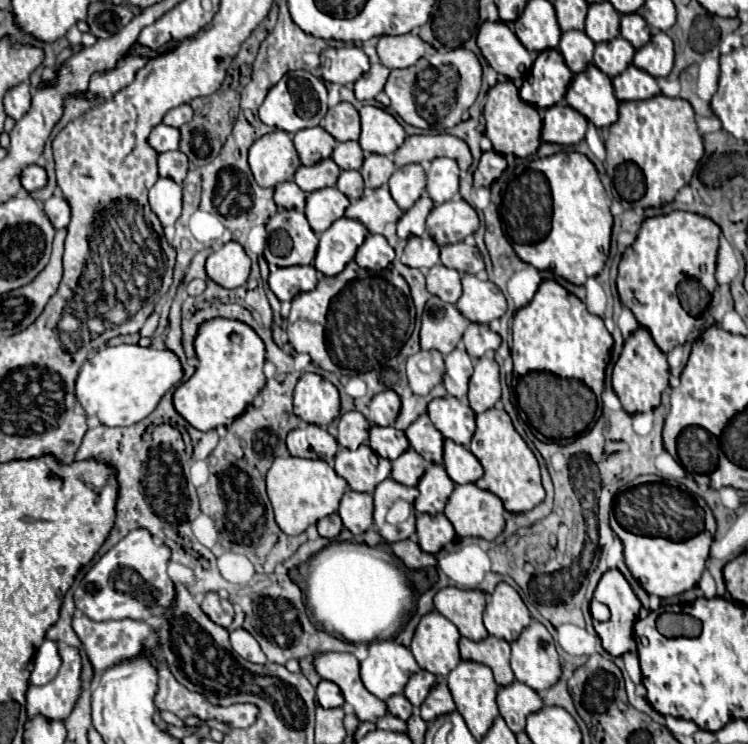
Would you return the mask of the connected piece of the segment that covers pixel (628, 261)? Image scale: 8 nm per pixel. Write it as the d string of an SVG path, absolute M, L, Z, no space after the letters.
M672 211L644 219L634 245L622 253L616 281L620 301L650 331L654 343L664 353L682 345L694 327L694 317L682 309L676 297L676 285L684 277L694 277L709 293L717 287L714 271L719 238L720 227L712 219L690 211Z

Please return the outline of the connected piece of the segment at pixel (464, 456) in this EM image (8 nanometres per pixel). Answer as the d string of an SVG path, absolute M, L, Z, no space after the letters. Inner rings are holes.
M444 441L444 467L454 483L474 483L482 477L484 469L480 461L462 445L454 441Z

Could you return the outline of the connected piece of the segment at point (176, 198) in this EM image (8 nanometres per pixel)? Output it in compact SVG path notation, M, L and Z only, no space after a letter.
M158 179L148 193L150 209L160 219L162 227L174 225L182 211L182 187L172 179Z

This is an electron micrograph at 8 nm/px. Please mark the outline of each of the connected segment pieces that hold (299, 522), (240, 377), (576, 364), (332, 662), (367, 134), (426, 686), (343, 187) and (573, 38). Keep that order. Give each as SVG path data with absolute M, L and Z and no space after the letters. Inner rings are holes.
M278 457L266 475L268 497L274 507L276 523L286 535L300 535L310 525L316 525L322 517L338 511L338 503L348 489L348 483L320 459L300 459L300 457Z
M218 317L216 321L206 321L204 325L200 325L200 333L194 341L194 347L198 355L198 367L194 375L174 391L174 407L198 431L210 431L210 429L216 429L218 425L230 427L232 421L244 413L244 409L254 401L254 397L260 393L260 389L266 383L264 371L262 371L266 361L264 343L260 341L260 337L252 327L240 321L228 321Z
M544 279L534 299L516 311L512 323L512 359L514 373L526 375L528 371L550 371L564 379L584 381L596 397L604 389L604 369L610 357L612 335L598 315L592 315L586 305L572 297L554 279Z
M324 653L316 655L316 671L322 679L336 683L346 703L350 703L360 721L378 721L388 715L386 703L374 697L360 679L360 663L352 653Z
M362 107L362 135L358 139L364 153L392 155L406 139L406 131L402 125L380 107Z
M418 671L410 677L406 689L404 689L404 695L412 701L414 707L420 707L422 701L426 699L426 695L430 693L430 689L436 685L436 675L428 673L428 671Z
M342 170L336 187L350 199L350 201L356 201L362 197L362 191L364 191L364 181L360 177L360 171L358 170Z
M564 31L558 51L562 53L568 69L572 73L584 71L584 65L592 63L592 53L594 53L594 41L584 33L584 31Z

